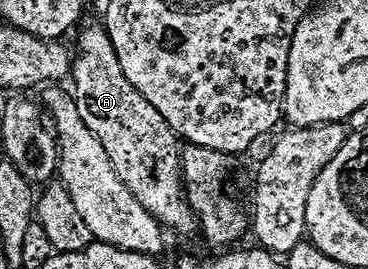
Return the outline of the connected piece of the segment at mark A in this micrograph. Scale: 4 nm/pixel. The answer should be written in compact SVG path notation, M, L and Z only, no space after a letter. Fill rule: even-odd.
M103 23L88 24L78 32L75 33L76 52L74 48L70 60L71 91L78 118L82 118L90 134L102 142L102 150L106 150L114 174L118 174L126 190L138 198L142 207L165 229L190 231L194 228L194 213L184 195L182 144L176 131L142 94L138 94L138 90L134 90L134 86L130 86Z

